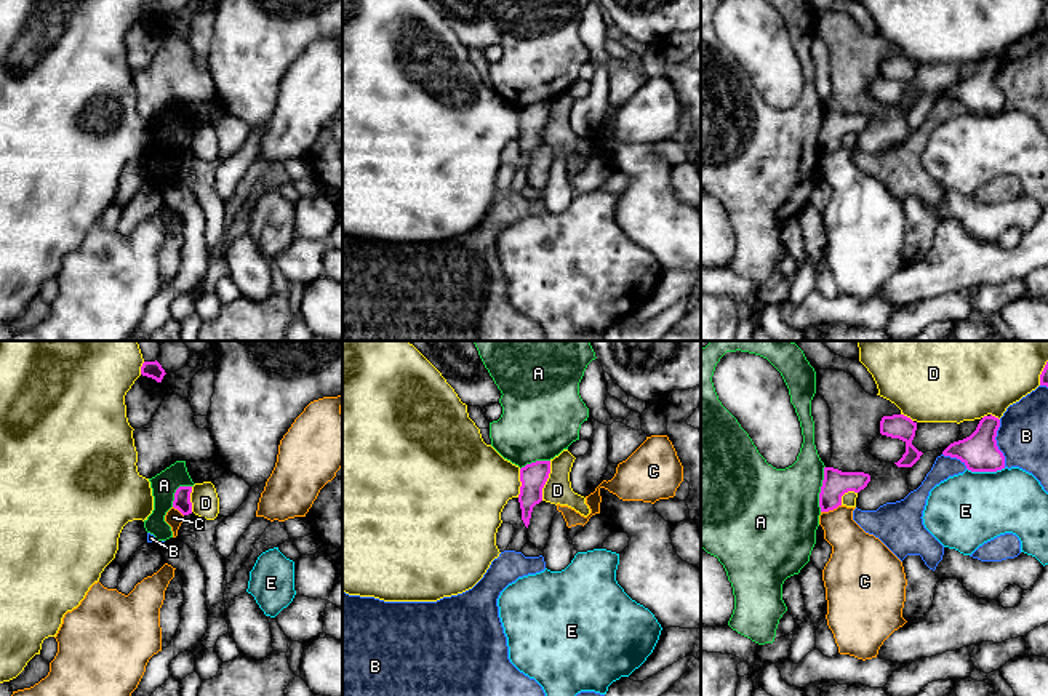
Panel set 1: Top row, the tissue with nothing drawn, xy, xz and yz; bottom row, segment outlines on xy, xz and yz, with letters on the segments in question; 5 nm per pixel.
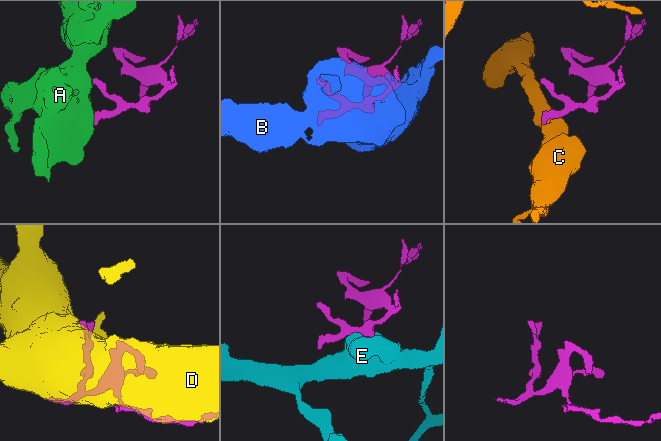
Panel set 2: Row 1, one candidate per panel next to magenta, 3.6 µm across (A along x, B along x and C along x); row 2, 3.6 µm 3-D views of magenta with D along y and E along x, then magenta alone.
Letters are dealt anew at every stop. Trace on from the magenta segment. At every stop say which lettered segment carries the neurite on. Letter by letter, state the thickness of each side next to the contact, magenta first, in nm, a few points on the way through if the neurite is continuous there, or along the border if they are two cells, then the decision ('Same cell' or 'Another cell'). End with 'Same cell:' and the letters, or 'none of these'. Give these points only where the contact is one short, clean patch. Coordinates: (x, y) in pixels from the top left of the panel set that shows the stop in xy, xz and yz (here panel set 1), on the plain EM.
A: Thickness 140 nm (magenta) against 420 nm. Another cell
B: Thickness 190 nm (magenta) against 260 nm. Another cell
C: Thickness 140 nm (magenta) against 240 nm. Boundary: yz (840, 146), (821, 154). Another cell
D: Thickness 140 nm (magenta) against 140 nm. Another cell
E: Thickness 190 nm (magenta) against 380 nm. Boundary: yz (1005, 109), (996, 112), (967, 111). Another cell
Same cell: none of these

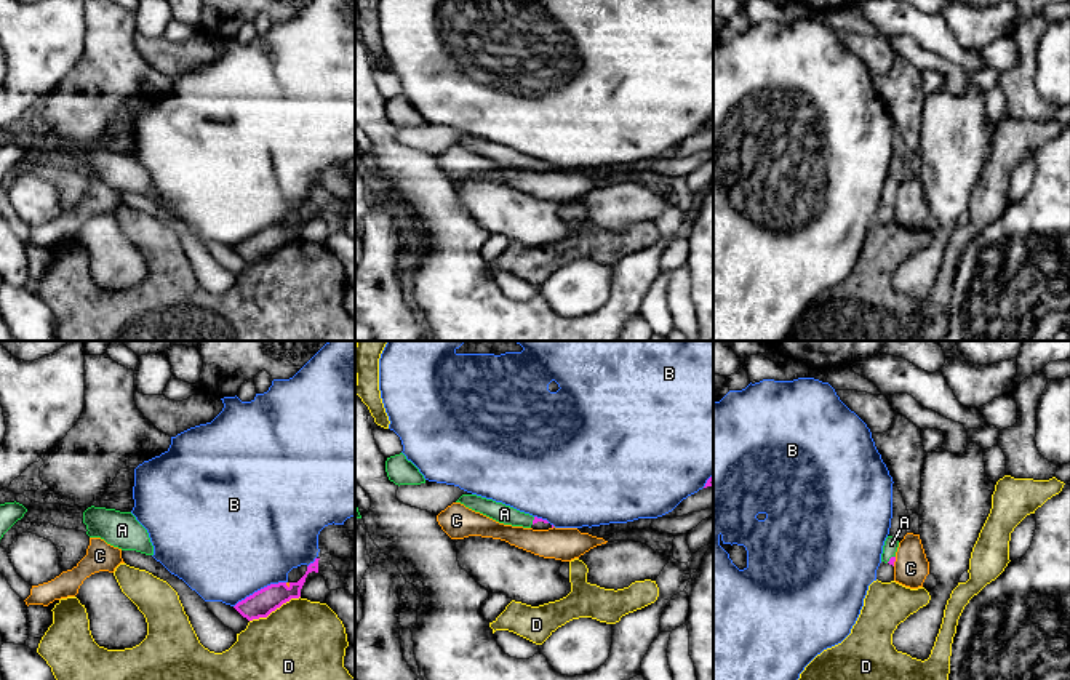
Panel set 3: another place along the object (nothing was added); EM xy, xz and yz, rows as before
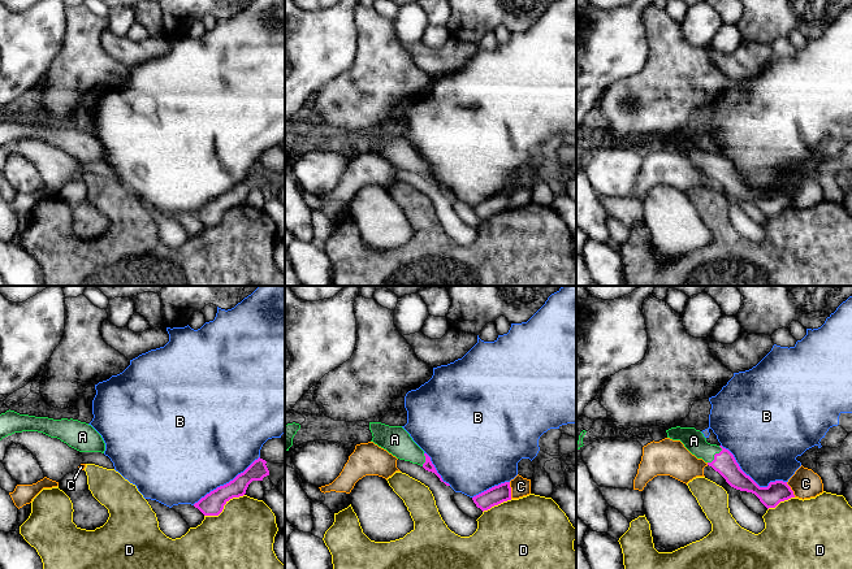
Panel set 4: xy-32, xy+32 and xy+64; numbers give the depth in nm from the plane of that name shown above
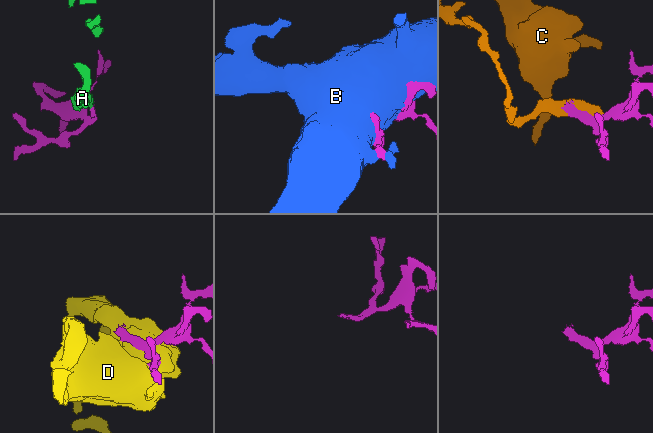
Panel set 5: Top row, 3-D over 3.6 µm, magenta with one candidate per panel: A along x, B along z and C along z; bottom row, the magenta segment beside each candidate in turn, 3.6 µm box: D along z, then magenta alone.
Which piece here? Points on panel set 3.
A: Thickness 30 nm (magenta) against 70 nm. Path across: yz (893, 200), (890, 200), (891, 186). Same cell
B: Thickness 140 nm (magenta) against 500 nm. Another cell
C: Thickness 140 nm (magenta) against 20 nm. Another cell
D: Thickness 140 nm (magenta) against 480 nm. Another cell
Same cell: A

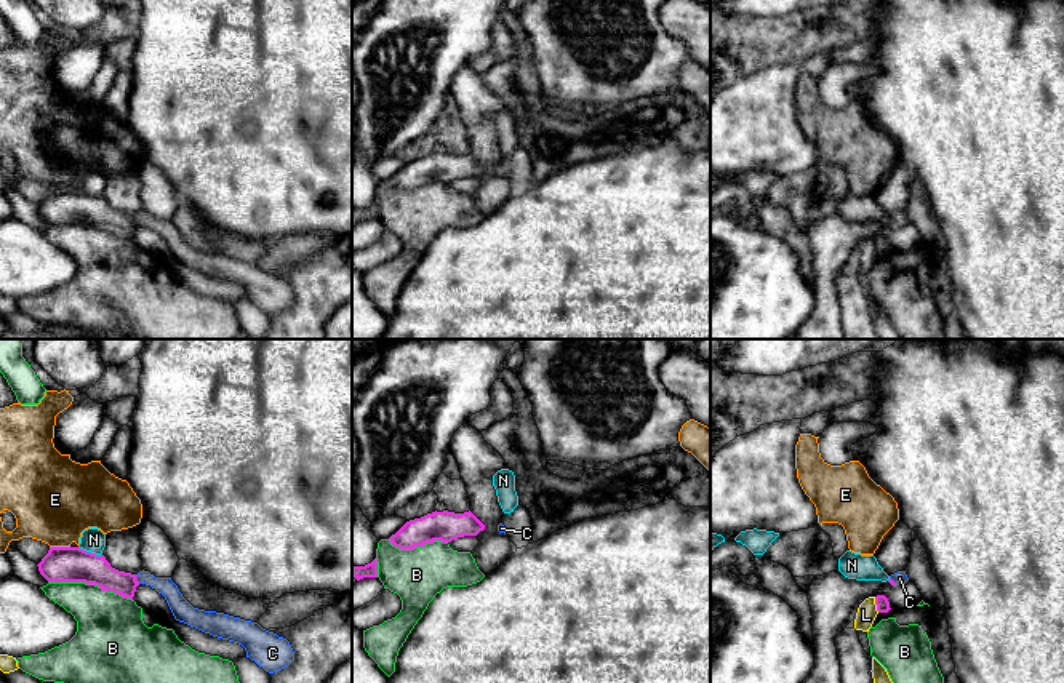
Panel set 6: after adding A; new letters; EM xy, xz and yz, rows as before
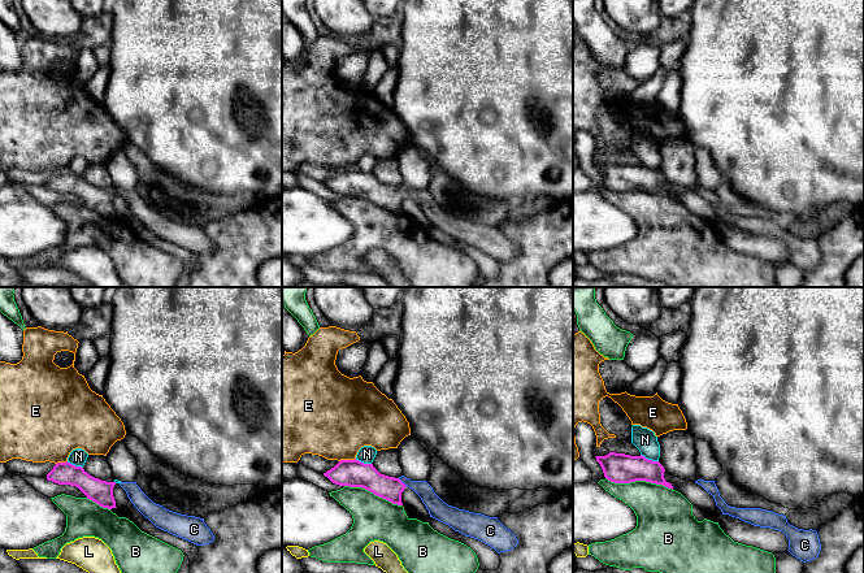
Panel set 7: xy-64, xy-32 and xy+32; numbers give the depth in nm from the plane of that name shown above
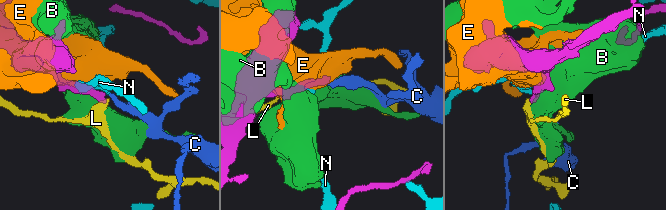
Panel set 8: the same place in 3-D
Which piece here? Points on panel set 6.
B: Thickness 180 nm (magenta) against 340 nm. Another cell
C: Thickness 160 nm (magenta) against 90 nm. Path across: xy (90, 210), (111, 221), (135, 221), (151, 221), (165, 227). Same cell
E: Thickness 180 nm (magenta) against 420 nm. Another cell
L: Thickness 70 nm (magenta) against 100 nm. Another cell
N: Thickness 180 nm (magenta) against 120 nm. Another cell
Same cell: C

